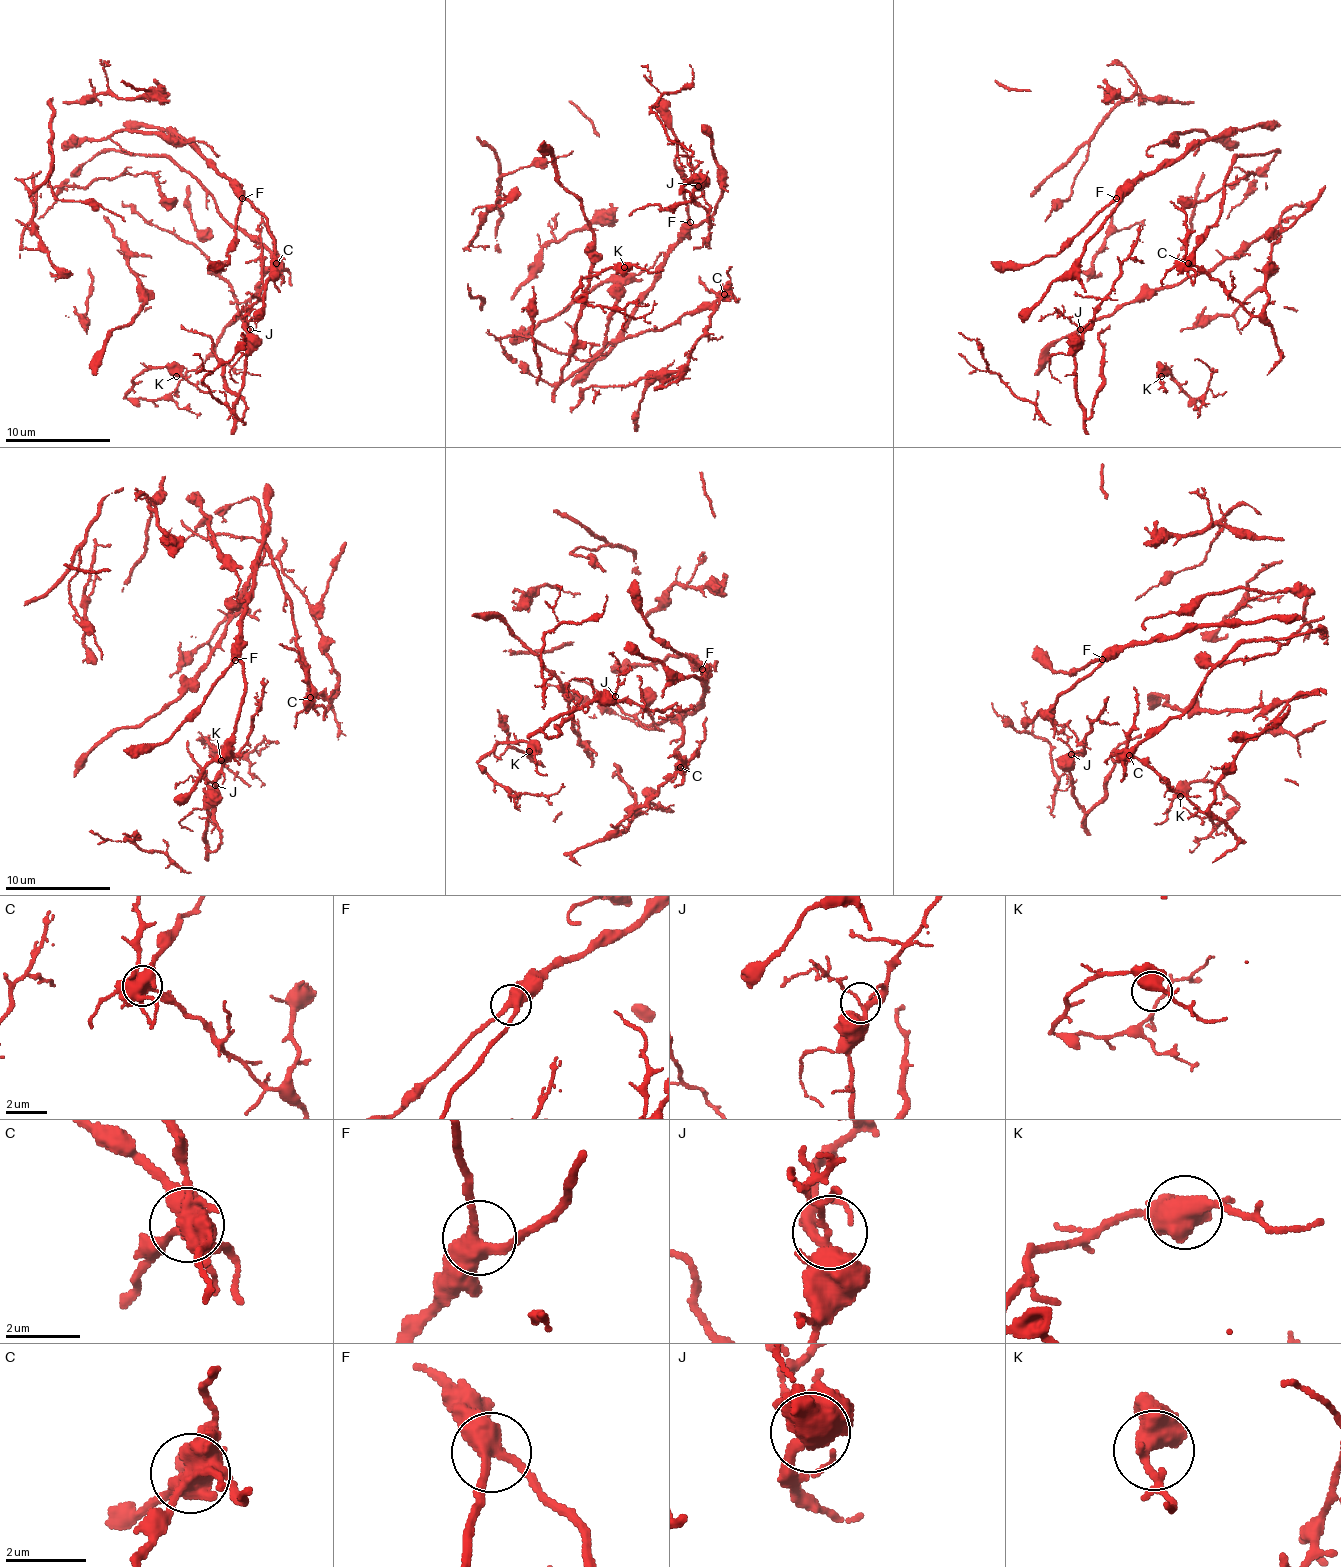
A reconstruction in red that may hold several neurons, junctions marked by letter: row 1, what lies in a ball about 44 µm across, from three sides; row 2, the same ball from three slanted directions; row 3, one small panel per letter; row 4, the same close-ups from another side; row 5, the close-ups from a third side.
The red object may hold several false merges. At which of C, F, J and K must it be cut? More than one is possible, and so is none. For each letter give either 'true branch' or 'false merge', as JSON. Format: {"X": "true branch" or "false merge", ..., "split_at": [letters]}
{"C": "false merge", "F": "true branch", "J": "true branch", "K": "true branch", "split_at": ["C"]}

